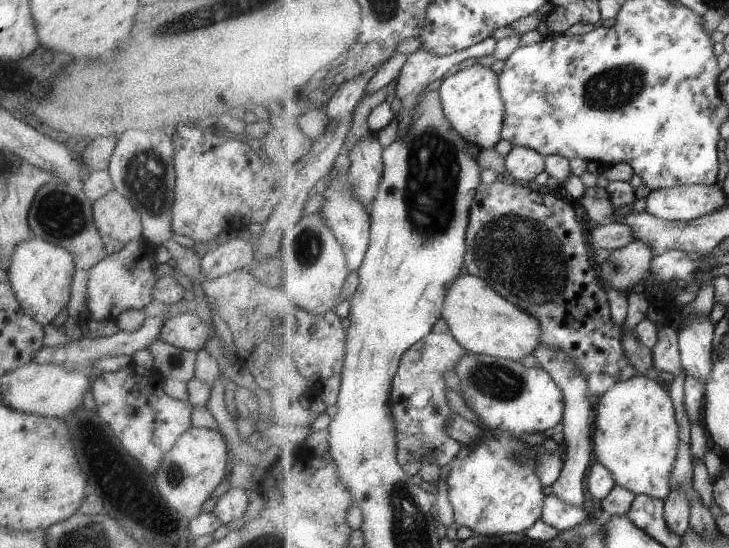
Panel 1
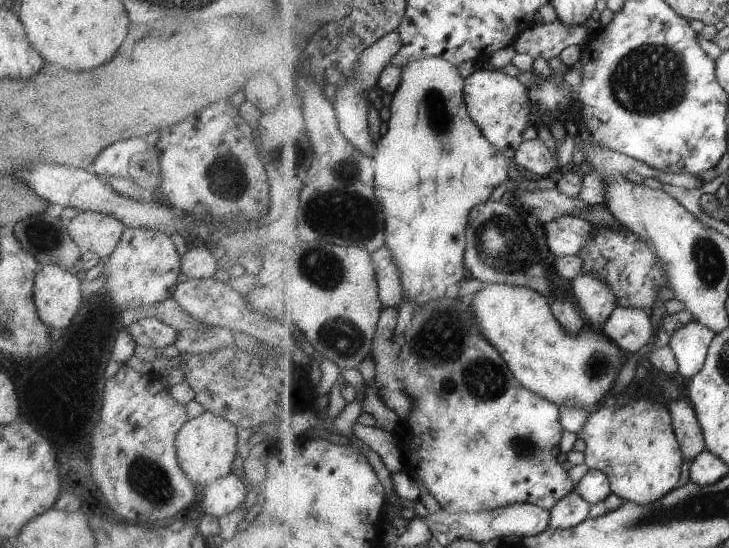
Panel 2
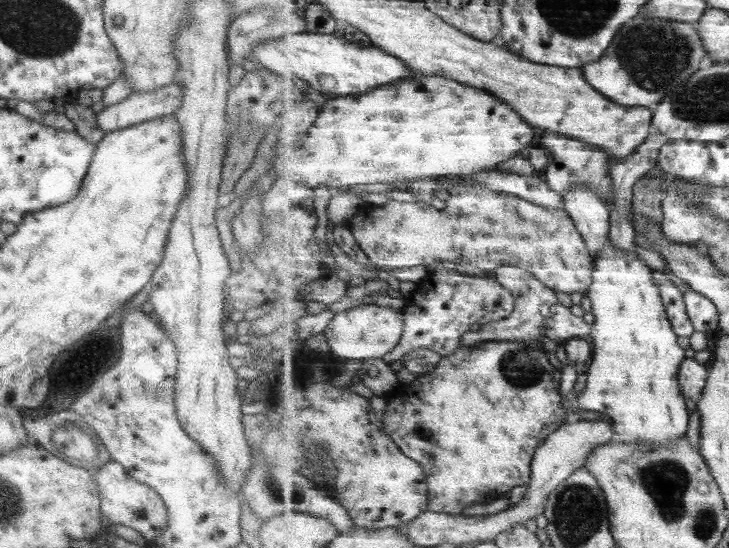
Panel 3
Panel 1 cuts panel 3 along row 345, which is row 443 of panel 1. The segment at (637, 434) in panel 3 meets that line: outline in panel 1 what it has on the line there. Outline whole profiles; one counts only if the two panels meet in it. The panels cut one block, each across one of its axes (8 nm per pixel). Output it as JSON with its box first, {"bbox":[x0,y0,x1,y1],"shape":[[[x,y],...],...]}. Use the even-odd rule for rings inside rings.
{"bbox":[592,374,680,500],"shape":[[[638,374],[617,382],[600,396],[596,406],[592,446],[597,462],[613,472],[615,482],[638,494],[666,500],[672,490],[671,474],[679,458],[680,426],[675,418],[675,404],[667,388]]]}

